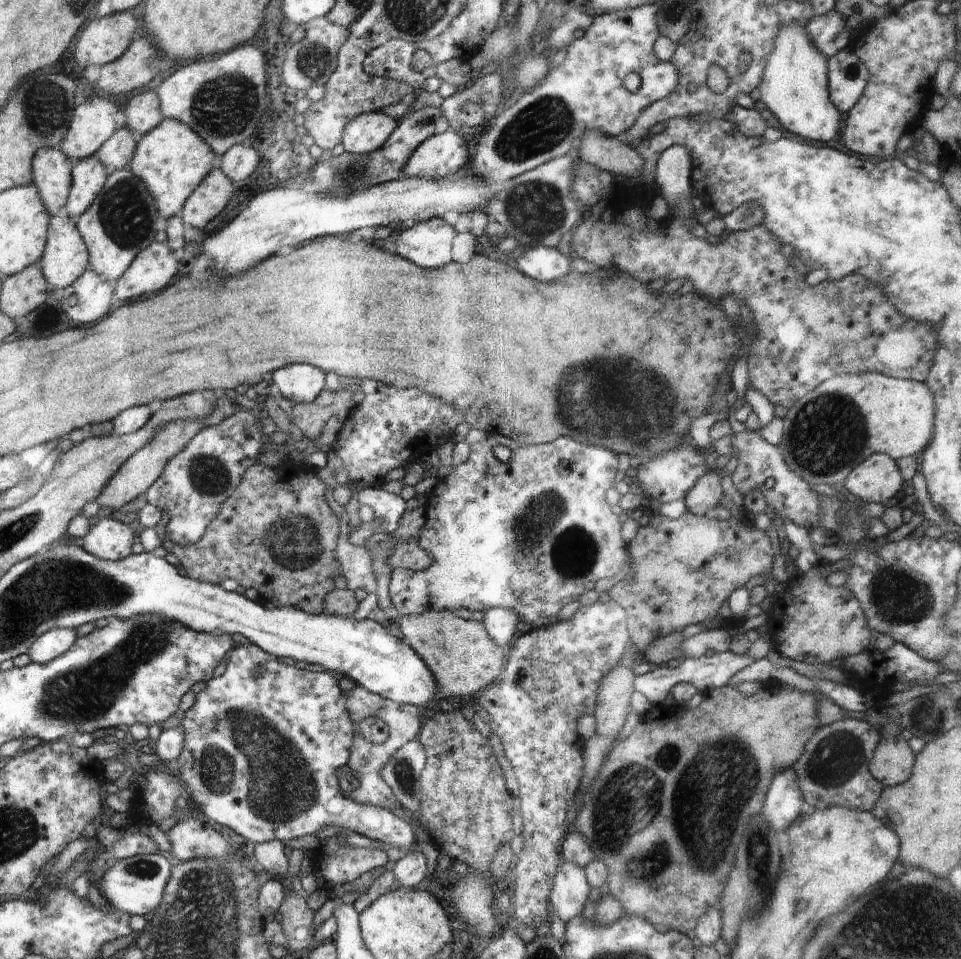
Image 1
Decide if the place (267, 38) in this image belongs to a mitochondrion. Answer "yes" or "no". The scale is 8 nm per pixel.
no

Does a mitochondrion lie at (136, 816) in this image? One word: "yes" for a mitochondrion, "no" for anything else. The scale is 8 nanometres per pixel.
no

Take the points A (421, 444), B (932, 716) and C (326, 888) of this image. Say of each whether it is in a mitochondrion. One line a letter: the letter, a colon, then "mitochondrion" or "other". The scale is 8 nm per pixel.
A: other
B: mitochondrion
C: other

